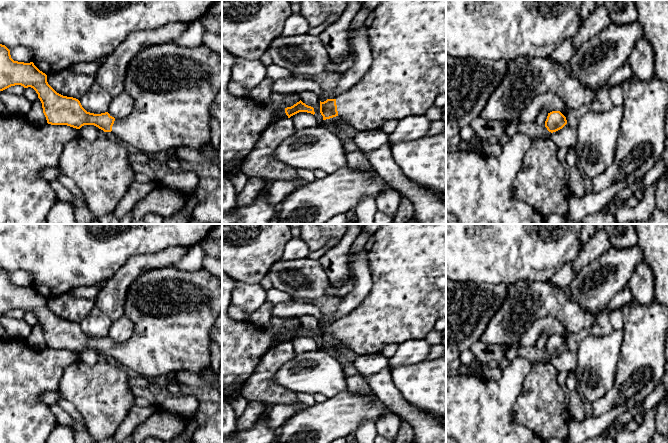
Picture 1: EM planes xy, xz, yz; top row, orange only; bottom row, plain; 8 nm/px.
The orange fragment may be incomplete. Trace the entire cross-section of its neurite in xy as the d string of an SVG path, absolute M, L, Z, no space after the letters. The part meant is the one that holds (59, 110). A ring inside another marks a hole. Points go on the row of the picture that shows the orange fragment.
M174 42L148 46L130 61L125 77L125 91L134 101L132 113L124 119L115 119L108 112L94 114L87 112L80 101L73 97L57 93L47 82L47 75L40 71L33 62L14 61L10 50L0 44L0 91L11 86L31 87L38 94L42 103L47 123L51 125L67 125L80 129L84 125L94 125L104 132L112 132L118 140L132 151L142 152L148 156L161 156L167 150L177 147L199 149L211 141L210 120L211 105L222 89L222 56L202 44L188 48Z

